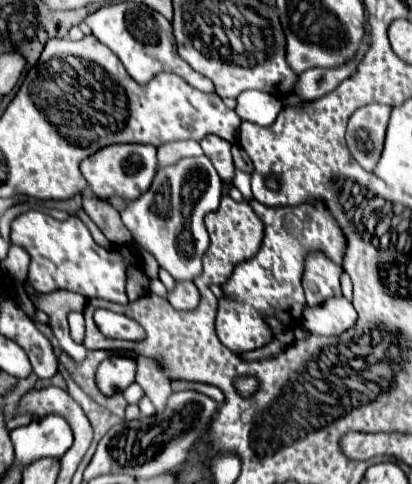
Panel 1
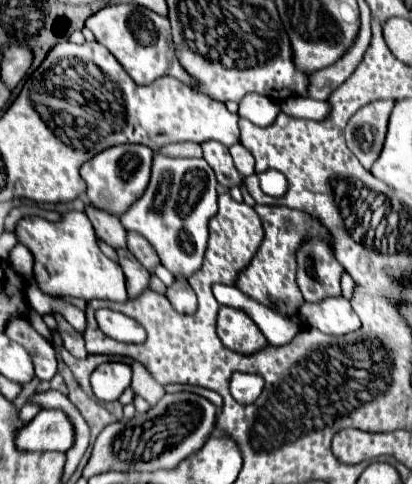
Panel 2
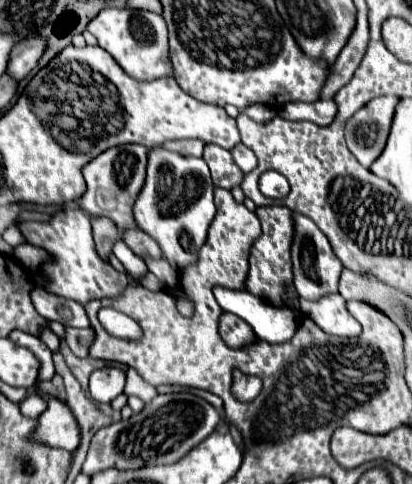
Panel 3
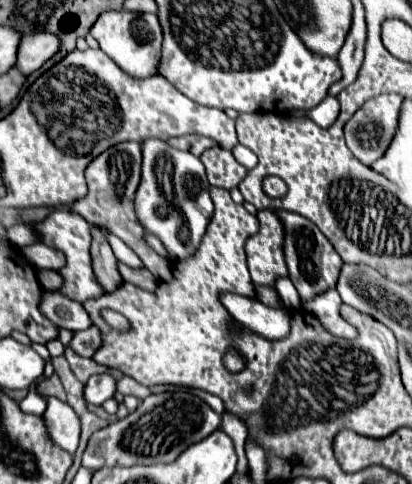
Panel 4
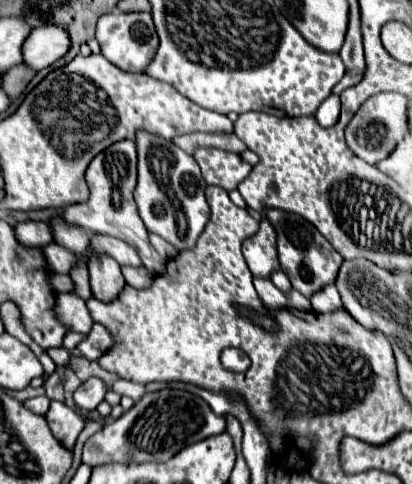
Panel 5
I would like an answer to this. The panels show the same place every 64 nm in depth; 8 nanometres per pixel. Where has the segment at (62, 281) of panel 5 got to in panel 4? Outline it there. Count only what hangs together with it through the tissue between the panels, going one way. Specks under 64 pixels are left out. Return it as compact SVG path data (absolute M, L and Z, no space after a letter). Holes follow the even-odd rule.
M38 270L38 280L44 290L60 290L62 288L62 276L52 270Z

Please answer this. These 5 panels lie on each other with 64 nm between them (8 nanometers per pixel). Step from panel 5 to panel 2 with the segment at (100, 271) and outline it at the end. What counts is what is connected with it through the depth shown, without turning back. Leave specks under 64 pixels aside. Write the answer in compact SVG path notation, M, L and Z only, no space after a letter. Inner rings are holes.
M86 206L86 214L94 226L94 232L100 240L104 240L112 248L124 248L126 246L126 230L120 224L120 220L108 212L100 212L92 206Z

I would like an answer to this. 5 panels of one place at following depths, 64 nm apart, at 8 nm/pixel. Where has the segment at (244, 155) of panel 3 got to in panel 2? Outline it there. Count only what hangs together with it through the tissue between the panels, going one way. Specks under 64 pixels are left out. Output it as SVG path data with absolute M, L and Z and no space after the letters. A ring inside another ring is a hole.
M240 142L229 148L230 154L235 162L236 169L243 177L255 172L255 160L251 153Z

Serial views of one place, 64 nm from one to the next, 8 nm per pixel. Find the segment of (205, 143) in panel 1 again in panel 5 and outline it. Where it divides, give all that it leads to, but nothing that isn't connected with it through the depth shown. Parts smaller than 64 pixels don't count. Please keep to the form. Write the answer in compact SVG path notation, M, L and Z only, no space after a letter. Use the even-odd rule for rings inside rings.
M196 148L192 154L202 170L206 184L220 186L224 190L234 190L252 170L240 154L232 154L218 148Z

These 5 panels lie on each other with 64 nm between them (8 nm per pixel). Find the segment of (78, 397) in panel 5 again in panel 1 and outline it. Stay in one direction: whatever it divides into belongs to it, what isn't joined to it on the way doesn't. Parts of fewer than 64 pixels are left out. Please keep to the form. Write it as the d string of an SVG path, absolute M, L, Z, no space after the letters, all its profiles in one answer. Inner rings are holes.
M124 356L106 358L96 370L96 386L104 396L114 396L126 390L136 376L136 362Z

